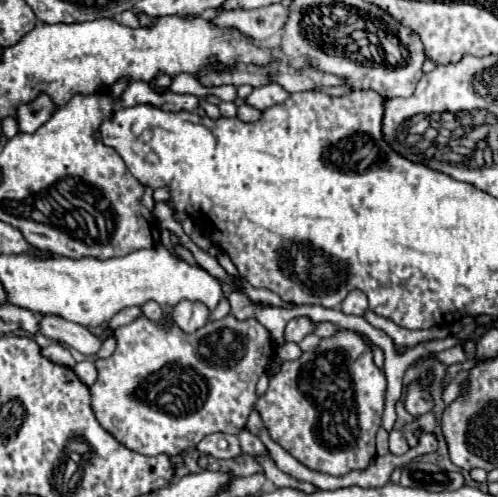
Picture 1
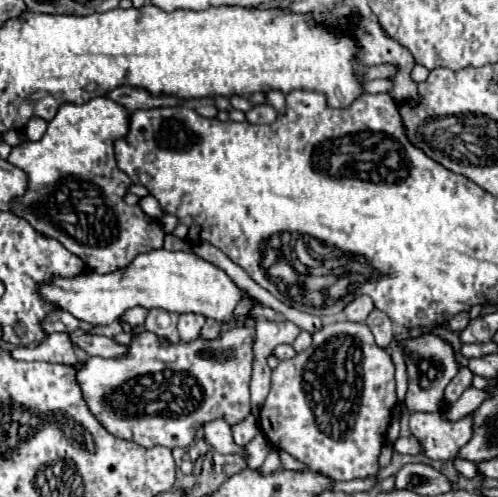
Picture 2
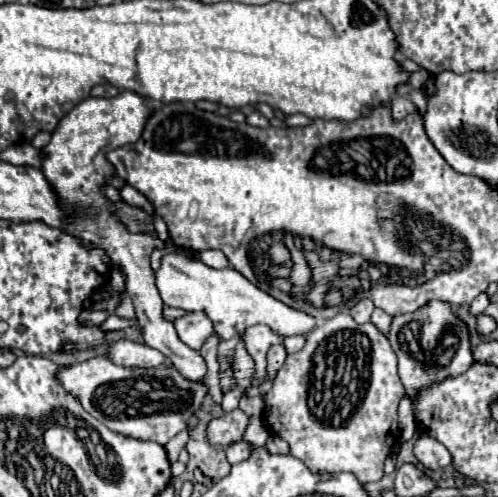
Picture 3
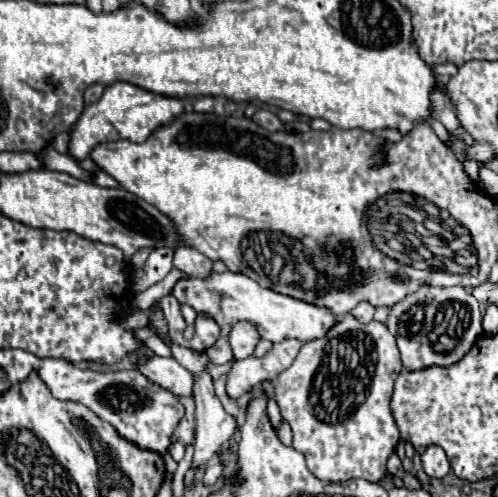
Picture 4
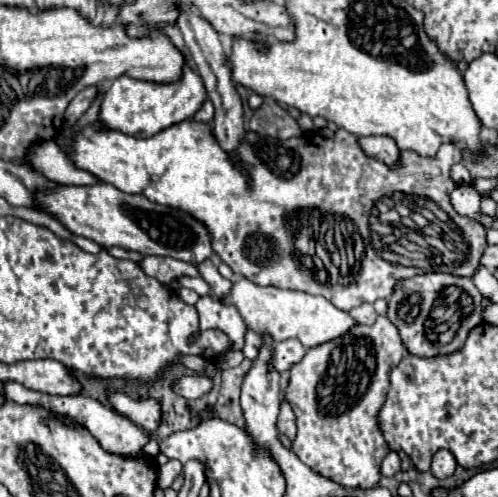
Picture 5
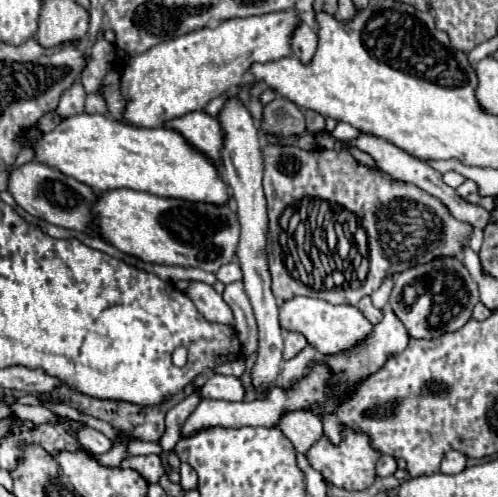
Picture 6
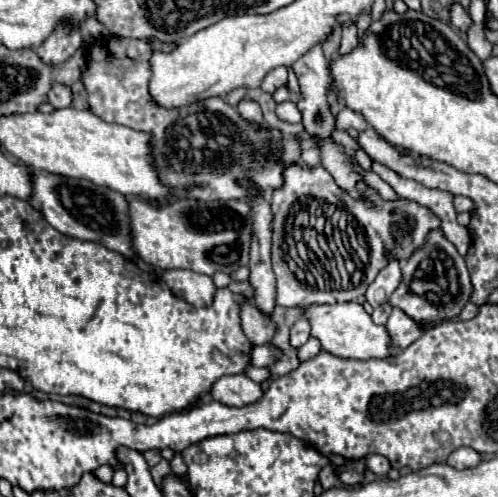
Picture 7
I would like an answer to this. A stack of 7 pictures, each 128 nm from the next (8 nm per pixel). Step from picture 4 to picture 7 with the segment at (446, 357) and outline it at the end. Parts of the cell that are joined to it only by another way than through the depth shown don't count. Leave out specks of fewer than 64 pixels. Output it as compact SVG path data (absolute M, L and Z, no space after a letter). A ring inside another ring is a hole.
M428 232L424 248L416 248L408 260L402 260L402 282L390 296L390 304L404 310L422 326L436 326L444 318L456 316L468 302L470 292L468 270L456 246L446 236L432 236L432 232Z

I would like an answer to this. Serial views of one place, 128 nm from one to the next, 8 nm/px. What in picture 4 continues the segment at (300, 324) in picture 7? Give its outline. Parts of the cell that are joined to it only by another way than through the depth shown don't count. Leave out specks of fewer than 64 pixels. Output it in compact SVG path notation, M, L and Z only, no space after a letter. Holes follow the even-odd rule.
M284 340L280 344L274 344L272 350L262 358L250 356L244 360L234 360L232 370L228 372L228 384L226 384L228 394L232 398L240 398L262 380L276 378L282 370L292 366L292 360L296 360L300 348L302 342Z

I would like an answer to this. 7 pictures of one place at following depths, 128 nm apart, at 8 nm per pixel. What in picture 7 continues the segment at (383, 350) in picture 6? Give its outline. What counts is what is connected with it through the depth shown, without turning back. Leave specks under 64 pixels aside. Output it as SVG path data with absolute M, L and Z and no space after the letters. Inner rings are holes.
M392 308L386 328L392 336L392 344L402 350L428 330L428 328L420 328L420 324L416 324L416 320L412 320L406 312L400 312L400 308Z

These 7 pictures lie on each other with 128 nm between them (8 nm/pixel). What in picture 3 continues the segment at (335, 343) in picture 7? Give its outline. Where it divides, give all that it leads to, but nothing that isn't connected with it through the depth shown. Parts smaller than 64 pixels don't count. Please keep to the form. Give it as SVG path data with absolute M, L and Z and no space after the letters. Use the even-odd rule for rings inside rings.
M166 254L162 258L162 266L156 270L156 286L166 306L176 306L186 312L204 312L212 320L220 340L230 340L238 336L244 328L254 324L264 324L272 328L272 332L276 332L280 338L306 336L312 328L316 328L314 316L272 298L234 268L216 270L194 258Z

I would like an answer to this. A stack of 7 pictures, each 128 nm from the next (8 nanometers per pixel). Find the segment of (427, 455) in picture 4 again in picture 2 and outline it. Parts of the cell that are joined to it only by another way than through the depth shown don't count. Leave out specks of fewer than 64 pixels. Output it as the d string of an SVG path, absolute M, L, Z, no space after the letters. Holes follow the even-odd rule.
M398 438L394 444L394 450L402 454L422 454L422 442L418 438ZM454 458L454 468L466 476L466 478L474 478L478 472L476 472L476 466L470 462L470 460L462 460L462 458Z

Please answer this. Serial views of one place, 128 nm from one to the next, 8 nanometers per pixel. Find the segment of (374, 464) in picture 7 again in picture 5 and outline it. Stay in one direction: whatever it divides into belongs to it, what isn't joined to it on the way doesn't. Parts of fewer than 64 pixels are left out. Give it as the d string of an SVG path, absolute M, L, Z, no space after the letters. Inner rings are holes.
M390 452L390 454L382 460L380 472L382 472L382 476L394 476L398 470L400 470L400 458L398 458L396 452Z

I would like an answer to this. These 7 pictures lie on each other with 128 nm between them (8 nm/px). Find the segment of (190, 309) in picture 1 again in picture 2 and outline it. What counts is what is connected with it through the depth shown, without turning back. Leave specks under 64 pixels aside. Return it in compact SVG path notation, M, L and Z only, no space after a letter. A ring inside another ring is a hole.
M180 314L178 320L178 336L182 342L192 342L200 336L206 318L202 314Z

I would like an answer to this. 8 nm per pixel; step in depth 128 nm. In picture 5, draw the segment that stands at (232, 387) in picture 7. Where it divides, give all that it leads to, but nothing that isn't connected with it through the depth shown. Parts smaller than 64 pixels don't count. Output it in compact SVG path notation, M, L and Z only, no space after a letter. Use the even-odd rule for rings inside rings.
M184 376L180 378L180 382L176 382L174 390L178 394L182 394L184 398L190 398L190 400L196 400L204 394L208 394L212 390L212 378L208 376Z

